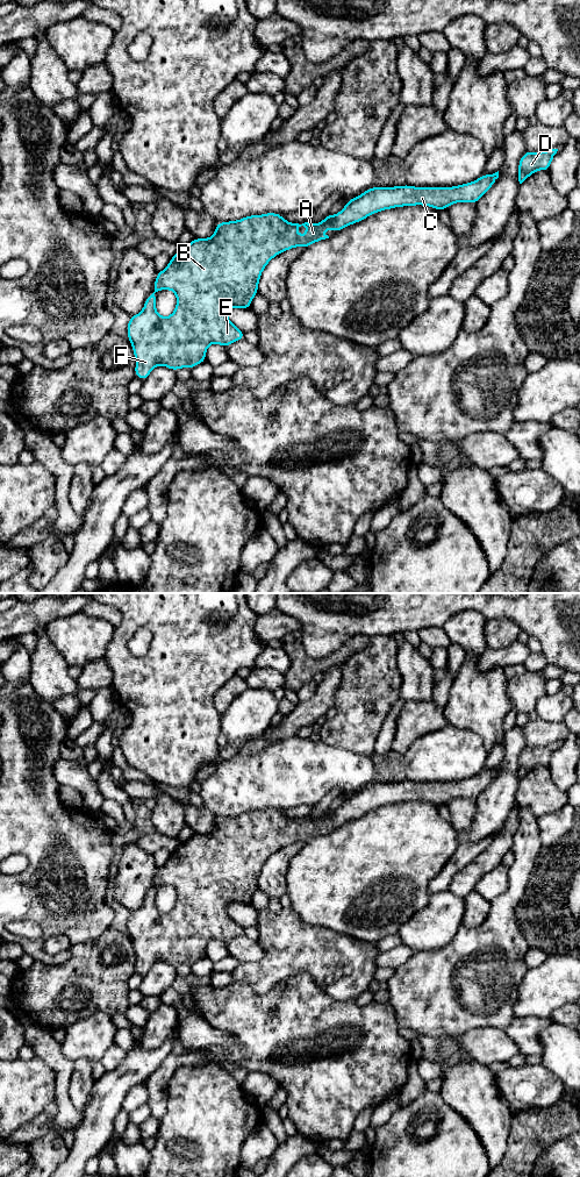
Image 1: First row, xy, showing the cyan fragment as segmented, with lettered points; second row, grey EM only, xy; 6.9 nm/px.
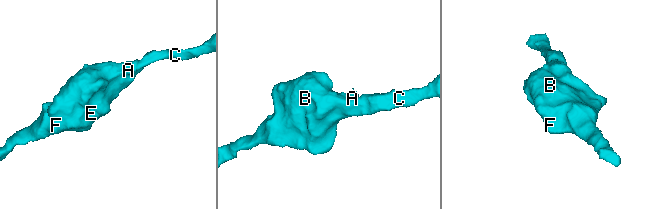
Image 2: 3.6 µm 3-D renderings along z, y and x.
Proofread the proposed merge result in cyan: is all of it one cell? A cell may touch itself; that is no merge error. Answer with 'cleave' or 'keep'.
keep

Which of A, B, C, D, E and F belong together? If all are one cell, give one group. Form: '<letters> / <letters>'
A B C D E F

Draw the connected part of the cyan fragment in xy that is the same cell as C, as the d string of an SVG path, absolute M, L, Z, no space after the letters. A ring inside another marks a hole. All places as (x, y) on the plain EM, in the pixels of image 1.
M499 766L452 783L374 782L357 793L348 796L336 811L328 809L321 819L315 820L291 819L277 808L217 818L212 833L193 834L188 841L171 853L167 862L162 868L157 868L153 887L148 891L142 907L130 912L127 928L136 955L135 971L144 976L158 961L174 966L181 963L193 964L207 956L206 947L212 939L219 939L225 944L232 937L244 935L244 927L230 918L227 906L236 903L250 904L253 892L258 889L262 868L277 850L295 842L307 843L329 834L328 830L322 829L328 823L337 828L385 805L422 800L441 806L456 798L475 800L497 773ZM160 885L171 885L177 892L176 905L167 913L160 912L156 905L156 889Z

